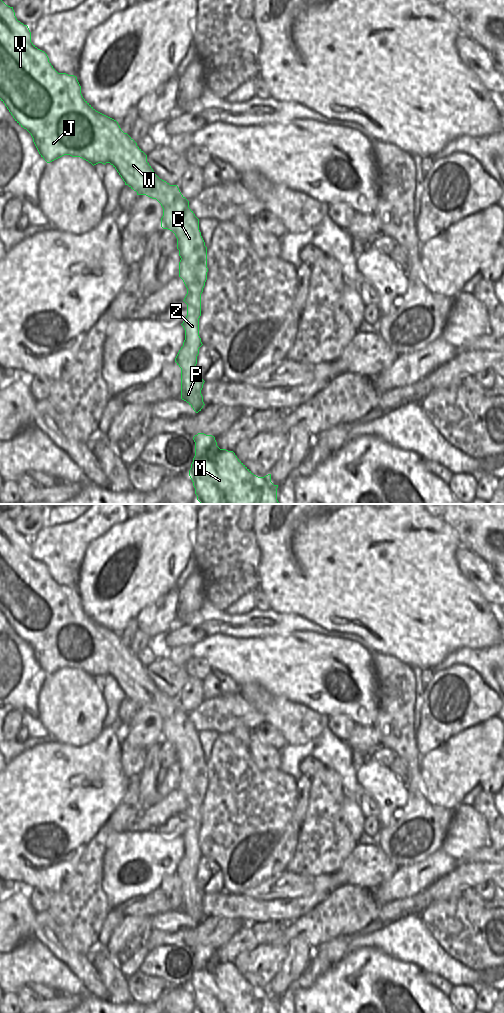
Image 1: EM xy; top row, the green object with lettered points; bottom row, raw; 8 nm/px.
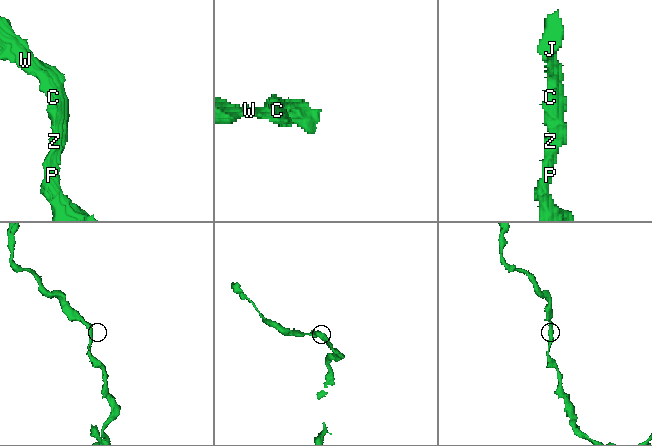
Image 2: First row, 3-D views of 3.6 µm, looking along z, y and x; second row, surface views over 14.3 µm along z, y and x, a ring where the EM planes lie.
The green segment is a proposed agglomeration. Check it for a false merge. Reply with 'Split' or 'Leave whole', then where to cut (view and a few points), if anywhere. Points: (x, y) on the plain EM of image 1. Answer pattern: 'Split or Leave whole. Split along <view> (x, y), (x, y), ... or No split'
Leave whole. No split.

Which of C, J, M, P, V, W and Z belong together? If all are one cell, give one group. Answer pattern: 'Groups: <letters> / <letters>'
Groups: C J M P V W Z

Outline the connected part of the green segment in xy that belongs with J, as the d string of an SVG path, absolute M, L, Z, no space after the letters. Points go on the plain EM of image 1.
M0 509L0 611L15 633L32 648L41 669L50 675L64 667L80 669L93 678L110 675L119 685L125 697L137 704L156 711L163 720L161 739L172 743L177 750L177 761L181 770L179 789L183 792L187 806L187 828L181 836L185 852L175 874L181 880L181 911L198 925L205 917L201 902L204 892L197 884L197 868L203 857L199 848L201 828L201 806L207 792L207 759L199 742L199 731L189 720L189 713L181 706L177 697L160 691L149 675L147 667L137 655L124 645L118 634L96 623L82 608L81 598L74 587L58 585L47 566L31 554L27 537L17 532L13 519L6 517Z

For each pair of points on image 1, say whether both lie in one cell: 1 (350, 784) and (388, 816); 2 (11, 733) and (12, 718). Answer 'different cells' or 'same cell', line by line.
1: different cells
2: same cell

